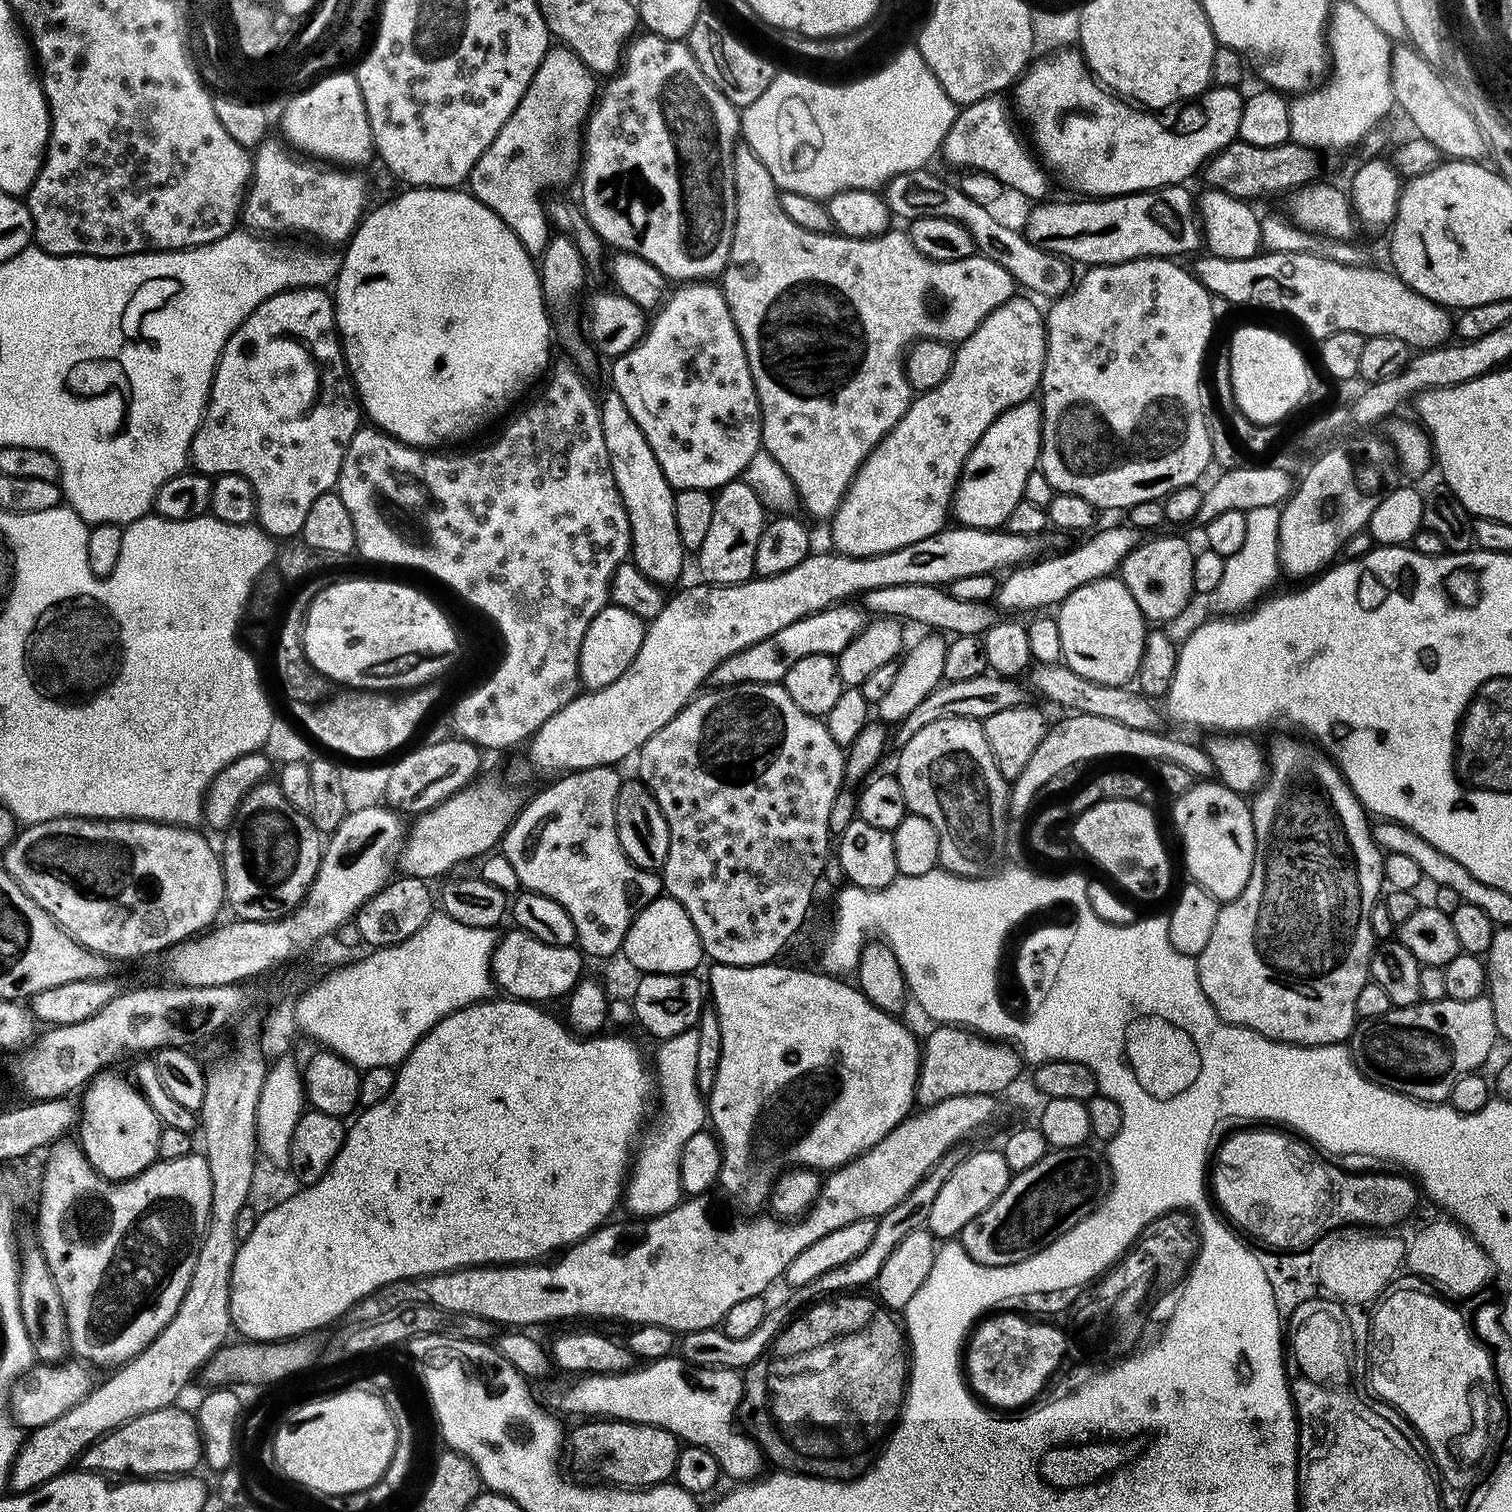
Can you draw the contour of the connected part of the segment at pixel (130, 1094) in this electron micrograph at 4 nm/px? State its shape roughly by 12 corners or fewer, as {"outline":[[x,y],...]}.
{"outline":[[131,1079],[83,1089],[82,1155],[106,1180],[158,1159],[161,1123]]}

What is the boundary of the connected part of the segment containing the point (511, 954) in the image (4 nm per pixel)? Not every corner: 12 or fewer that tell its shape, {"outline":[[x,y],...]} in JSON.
{"outline":[[513,927],[492,949],[505,997],[567,997],[585,975],[576,946]]}

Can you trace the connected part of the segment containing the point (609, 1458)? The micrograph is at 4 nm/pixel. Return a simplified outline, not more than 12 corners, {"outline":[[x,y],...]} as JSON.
{"outline":[[592,1418],[570,1458],[602,1458],[601,1481],[629,1490],[675,1473],[666,1429]]}

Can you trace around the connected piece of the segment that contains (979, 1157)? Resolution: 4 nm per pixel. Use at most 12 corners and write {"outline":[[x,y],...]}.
{"outline":[[1003,1151],[963,1157],[926,1228],[948,1242],[998,1202],[1014,1173]]}

